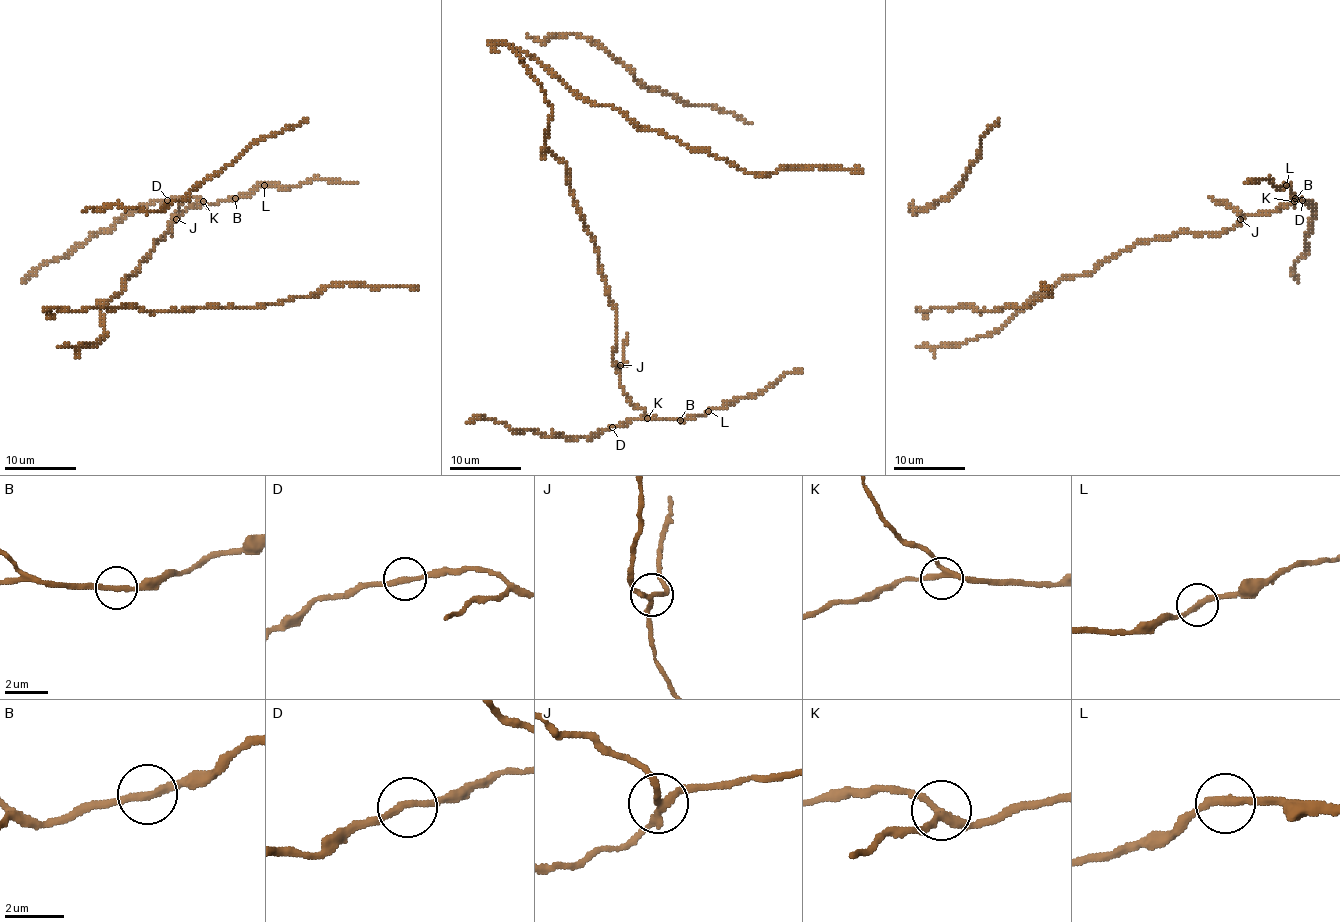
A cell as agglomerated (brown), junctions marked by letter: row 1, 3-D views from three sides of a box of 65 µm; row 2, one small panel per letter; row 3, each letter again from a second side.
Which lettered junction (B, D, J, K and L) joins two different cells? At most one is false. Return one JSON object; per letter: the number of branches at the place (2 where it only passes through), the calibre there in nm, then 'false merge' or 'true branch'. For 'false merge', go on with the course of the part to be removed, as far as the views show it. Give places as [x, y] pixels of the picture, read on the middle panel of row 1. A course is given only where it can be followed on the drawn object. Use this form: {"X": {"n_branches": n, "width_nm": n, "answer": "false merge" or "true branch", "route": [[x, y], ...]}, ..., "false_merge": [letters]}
{"B": {"n_branches": 2, "width_nm": 240, "answer": "true branch"}, "D": {"n_branches": 2, "width_nm": 240, "answer": "true branch"}, "J": {"n_branches": 3, "width_nm": 220, "answer": "false merge", "route": [[621, 365], [624, 361], [626, 332]]}, "K": {"n_branches": 3, "width_nm": 240, "answer": "true branch"}, "L": {"n_branches": 2, "width_nm": 240, "answer": "true branch"}, "false_merge": ["J"]}

